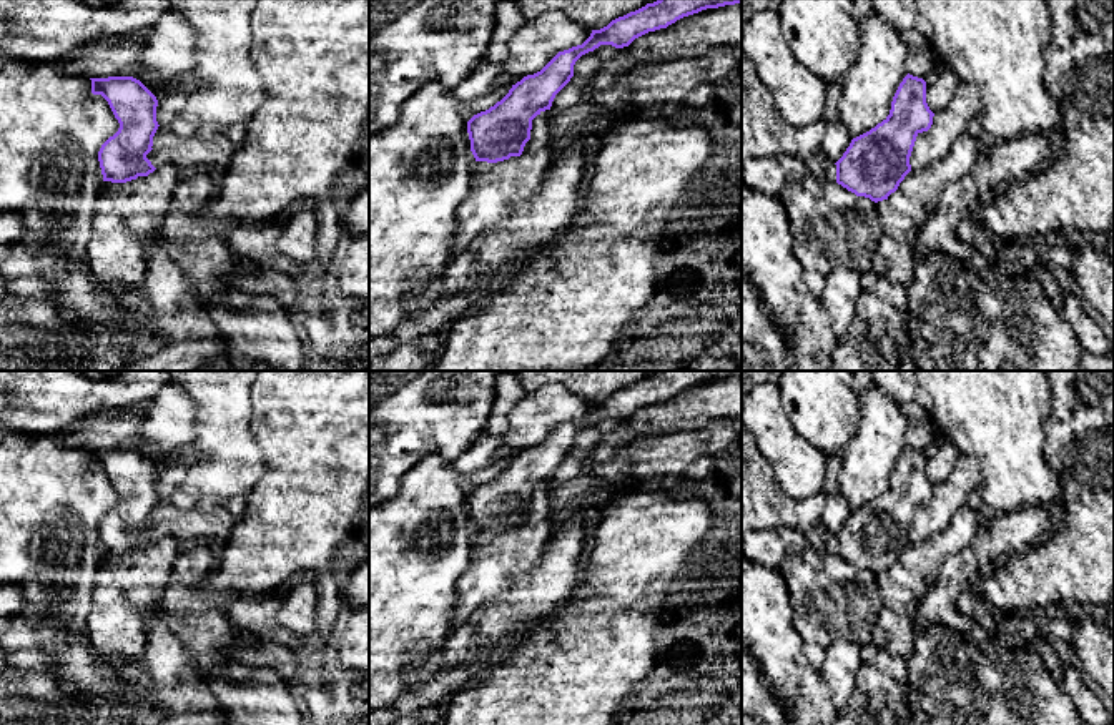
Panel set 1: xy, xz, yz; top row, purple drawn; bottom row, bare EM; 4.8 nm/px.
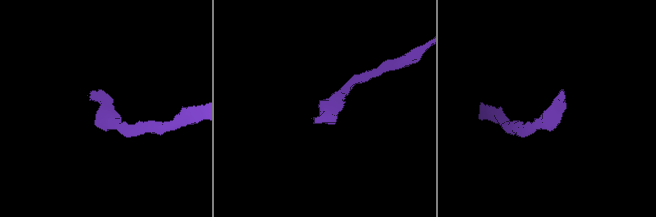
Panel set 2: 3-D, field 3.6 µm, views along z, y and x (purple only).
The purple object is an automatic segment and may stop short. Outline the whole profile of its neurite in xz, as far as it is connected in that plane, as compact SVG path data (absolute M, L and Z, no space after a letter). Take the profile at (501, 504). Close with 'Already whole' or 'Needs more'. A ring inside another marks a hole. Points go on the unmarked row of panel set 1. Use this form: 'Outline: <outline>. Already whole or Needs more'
Outline: M658 371L600 402L592 402L582 417L559 424L540 444L524 449L500 474L467 494L476 534L497 535L520 529L530 512L532 492L550 482L555 467L574 449L574 437L582 427L600 417L628 419L635 411L667 401L683 389L735 376L742 376L742 371Z. Already whole

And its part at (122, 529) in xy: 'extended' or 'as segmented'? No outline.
as segmented

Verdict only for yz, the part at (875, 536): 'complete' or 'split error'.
complete

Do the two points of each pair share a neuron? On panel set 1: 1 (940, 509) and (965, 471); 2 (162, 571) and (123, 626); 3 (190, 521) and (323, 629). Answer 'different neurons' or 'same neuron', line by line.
1: same neuron
2: same neuron
3: different neurons

